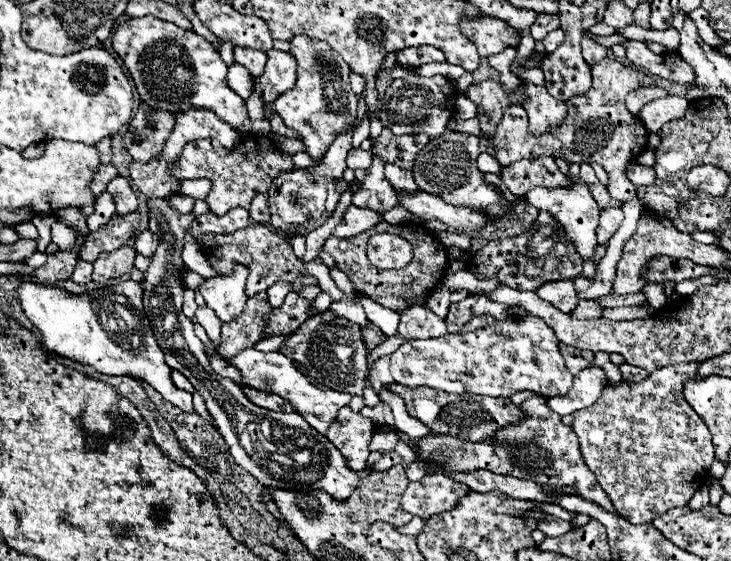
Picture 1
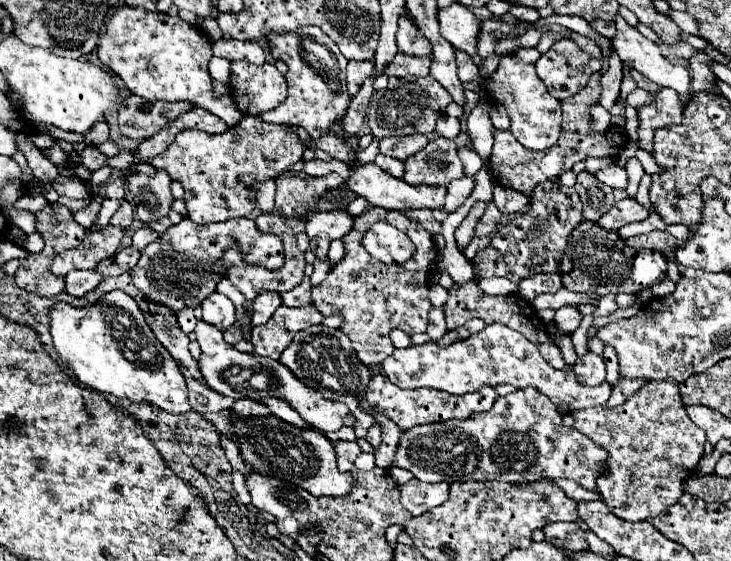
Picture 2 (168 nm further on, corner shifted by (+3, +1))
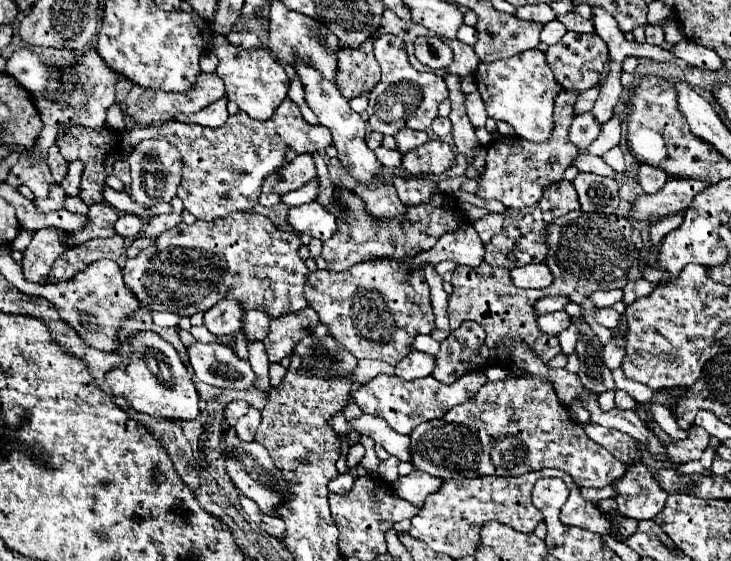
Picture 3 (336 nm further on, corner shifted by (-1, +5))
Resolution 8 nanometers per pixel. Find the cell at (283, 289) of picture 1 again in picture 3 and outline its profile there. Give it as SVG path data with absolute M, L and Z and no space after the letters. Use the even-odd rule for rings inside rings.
M248 311L244 315L242 333L248 343L250 341L264 341L264 337L268 335L268 327L270 327L270 319L266 319L266 315L262 315L262 311Z

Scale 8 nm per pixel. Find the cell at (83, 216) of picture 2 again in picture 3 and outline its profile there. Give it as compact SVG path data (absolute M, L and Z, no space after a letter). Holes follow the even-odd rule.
M66 197L66 201L64 201L64 209L72 211L72 213L86 215L88 205L86 205L86 203L82 203L82 199L80 199L80 197Z

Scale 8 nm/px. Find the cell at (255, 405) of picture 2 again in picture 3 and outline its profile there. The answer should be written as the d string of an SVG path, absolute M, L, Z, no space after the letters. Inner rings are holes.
M232 401L232 403L228 403L226 409L224 409L224 417L226 417L228 425L236 425L236 421L242 415L246 415L248 409L250 409L250 405L246 401Z

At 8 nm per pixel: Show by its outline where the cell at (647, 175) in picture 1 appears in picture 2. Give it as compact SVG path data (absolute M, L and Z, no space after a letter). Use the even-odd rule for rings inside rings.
M612 163L612 165L606 167L606 169L596 171L596 177L598 177L604 185L614 187L614 189L626 189L626 185L628 185L628 173L626 173L626 169L620 167L620 165L616 165L616 163Z

